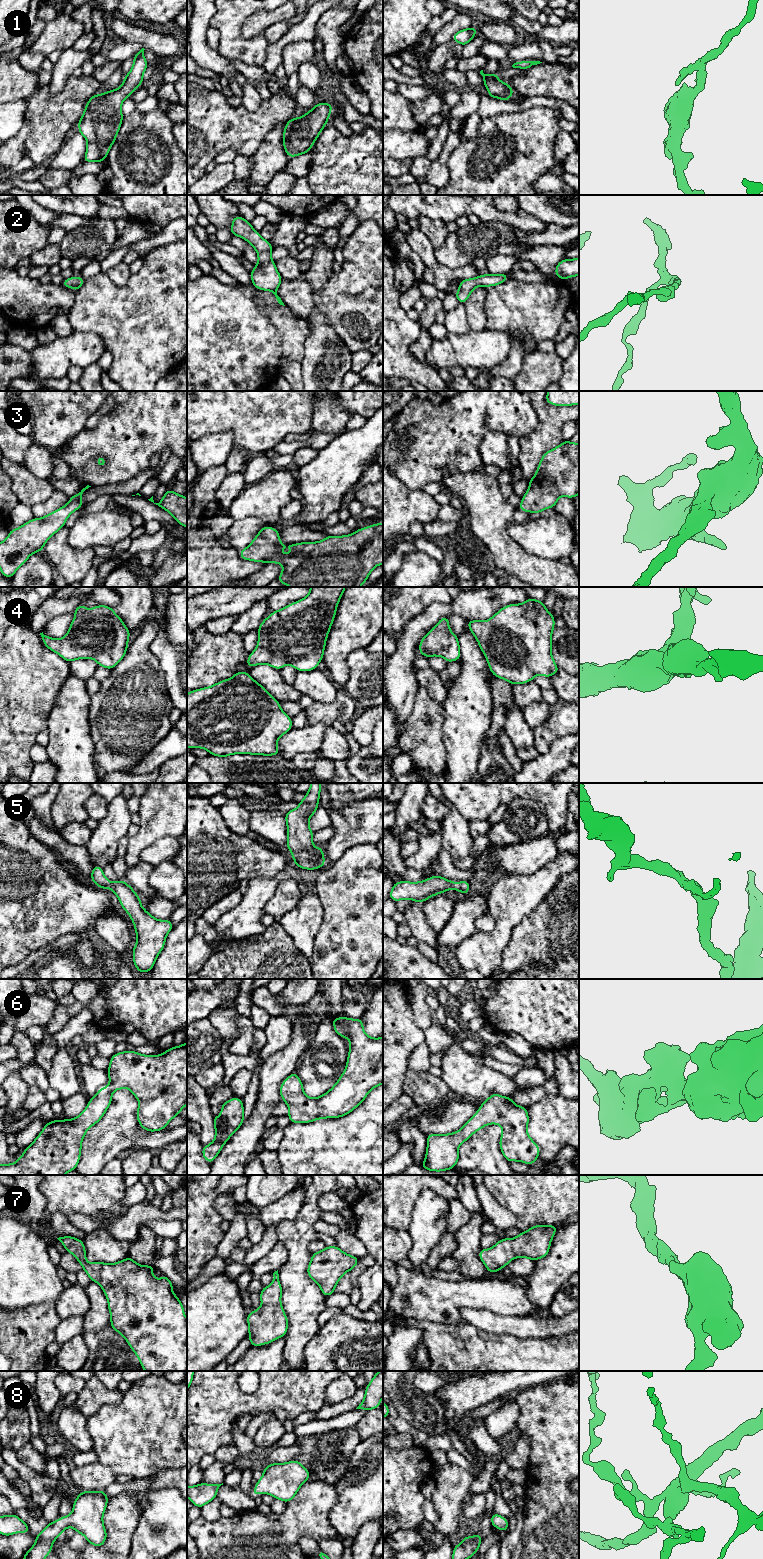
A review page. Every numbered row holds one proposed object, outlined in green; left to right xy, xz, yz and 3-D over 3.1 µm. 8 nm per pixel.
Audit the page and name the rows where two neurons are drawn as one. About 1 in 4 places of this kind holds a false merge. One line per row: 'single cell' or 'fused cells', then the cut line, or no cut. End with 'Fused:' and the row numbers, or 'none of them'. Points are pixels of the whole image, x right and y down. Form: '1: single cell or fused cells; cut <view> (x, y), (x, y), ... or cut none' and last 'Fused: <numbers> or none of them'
1: single cell; cut none
2: single cell; cut none
3: single cell; cut none
4: single cell; cut none
5: single cell; cut none
6: single cell; cut none
7: single cell; cut none
8: single cell; cut none
Fused: none of them

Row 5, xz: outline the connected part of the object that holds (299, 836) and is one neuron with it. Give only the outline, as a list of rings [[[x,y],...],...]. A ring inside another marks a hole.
[[[311,783],[299,806],[285,814],[287,824],[286,846],[298,868],[314,870],[325,866],[322,847],[313,847],[313,835],[309,828],[309,818],[319,808],[320,783]]]

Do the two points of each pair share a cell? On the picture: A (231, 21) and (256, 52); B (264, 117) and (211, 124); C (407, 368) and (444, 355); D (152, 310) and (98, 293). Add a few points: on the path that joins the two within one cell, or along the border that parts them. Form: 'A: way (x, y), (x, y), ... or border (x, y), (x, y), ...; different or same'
A: way (231, 30), (247, 48); same
B: way (251, 121), (227, 120), (224, 123); same
C: border (425, 361), (435, 369); different
D: way (139, 310), (115, 310), (111, 306); same

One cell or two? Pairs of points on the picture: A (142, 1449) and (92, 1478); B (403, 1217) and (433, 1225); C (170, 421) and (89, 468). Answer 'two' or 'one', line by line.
A: two
B: two
C: one

